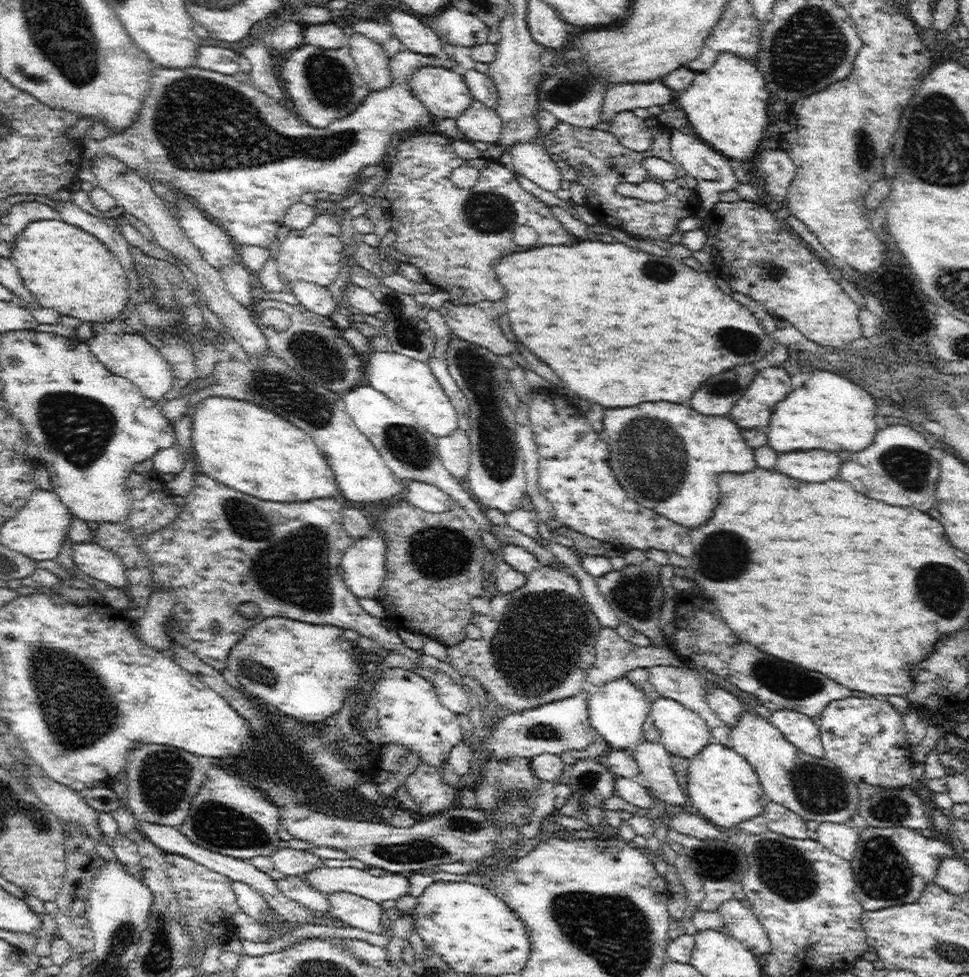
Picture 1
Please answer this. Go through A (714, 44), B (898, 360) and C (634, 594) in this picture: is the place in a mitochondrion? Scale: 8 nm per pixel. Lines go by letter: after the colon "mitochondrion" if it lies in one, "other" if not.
A: other
B: other
C: mitochondrion

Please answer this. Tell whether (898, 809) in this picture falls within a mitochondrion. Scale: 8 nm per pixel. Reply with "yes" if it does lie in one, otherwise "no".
yes

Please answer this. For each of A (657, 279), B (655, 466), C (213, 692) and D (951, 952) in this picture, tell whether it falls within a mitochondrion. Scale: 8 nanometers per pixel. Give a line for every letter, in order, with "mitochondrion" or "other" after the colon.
A: mitochondrion
B: mitochondrion
C: other
D: mitochondrion

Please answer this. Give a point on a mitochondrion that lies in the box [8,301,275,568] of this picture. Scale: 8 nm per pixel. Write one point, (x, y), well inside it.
(78, 428)

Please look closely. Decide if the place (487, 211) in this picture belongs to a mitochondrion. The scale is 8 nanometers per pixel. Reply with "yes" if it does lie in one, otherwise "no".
yes

